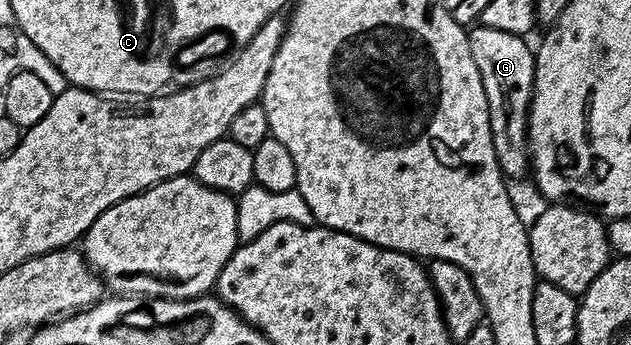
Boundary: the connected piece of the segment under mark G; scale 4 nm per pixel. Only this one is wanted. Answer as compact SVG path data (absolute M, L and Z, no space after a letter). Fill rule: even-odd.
M483 23L467 30L470 43L470 55L474 55L474 64L478 67L478 75L482 75L482 87L486 91L486 103L490 111L490 131L494 139L494 151L500 164L500 172L505 178L520 177L530 169L528 156L528 108L532 102L534 87L534 67L536 54L533 46L527 45L525 38L519 33L498 31L498 27L490 27Z

